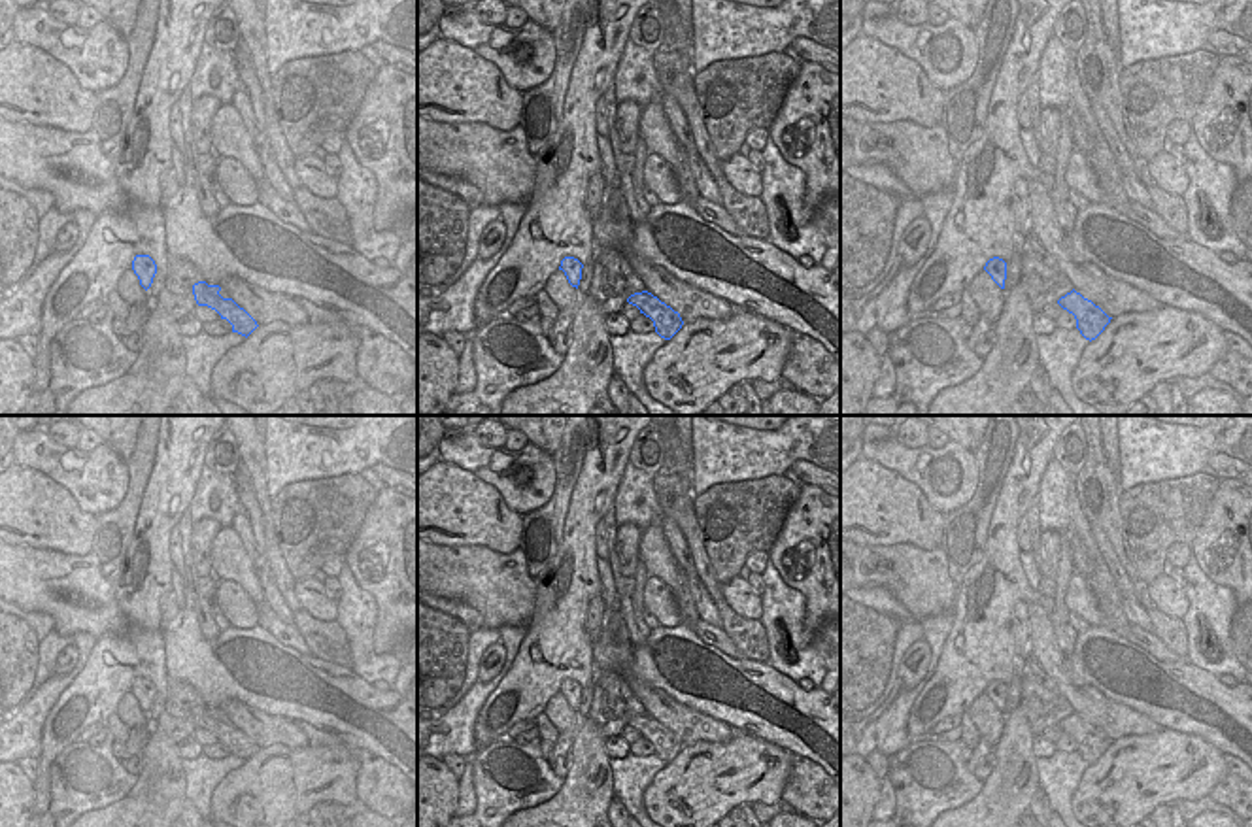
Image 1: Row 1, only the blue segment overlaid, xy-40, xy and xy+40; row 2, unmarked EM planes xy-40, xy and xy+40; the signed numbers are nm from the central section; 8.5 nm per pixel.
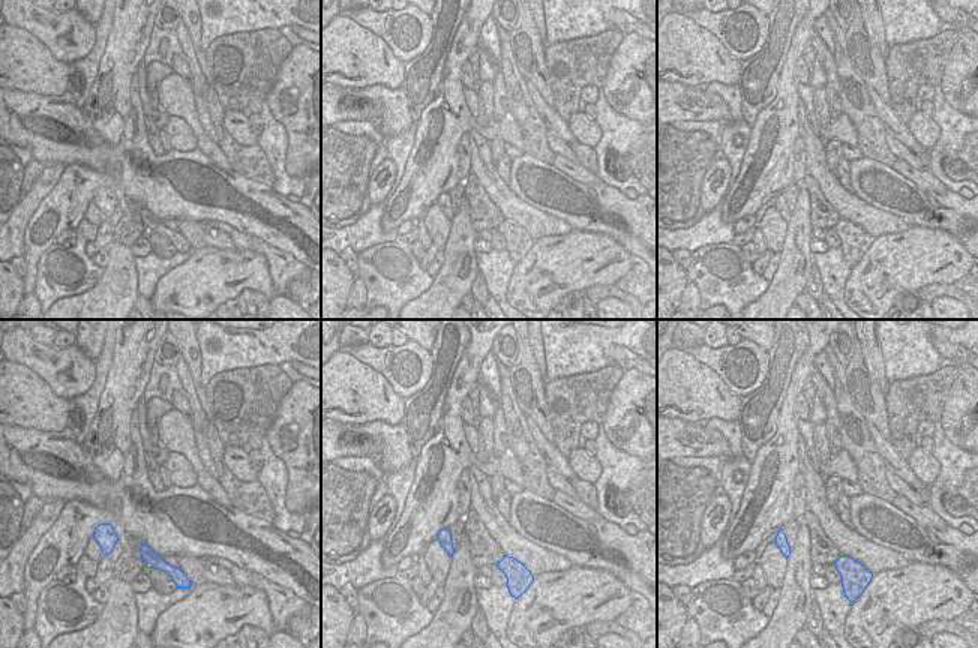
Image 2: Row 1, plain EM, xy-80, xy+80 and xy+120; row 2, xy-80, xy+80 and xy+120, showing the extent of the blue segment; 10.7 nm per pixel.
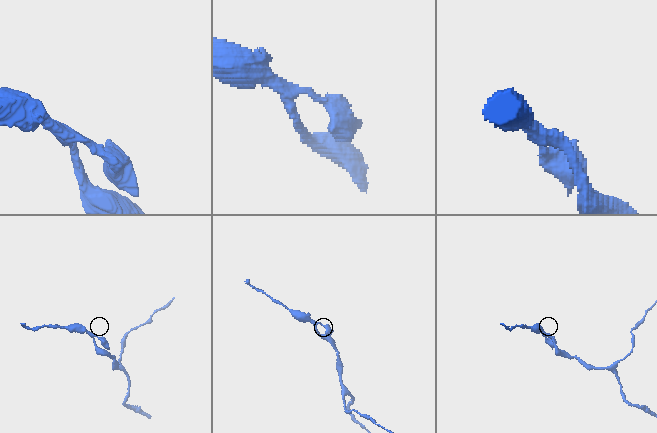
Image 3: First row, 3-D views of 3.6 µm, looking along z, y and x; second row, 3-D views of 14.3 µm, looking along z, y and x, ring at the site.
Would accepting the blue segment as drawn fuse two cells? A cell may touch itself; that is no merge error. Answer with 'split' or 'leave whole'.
leave whole

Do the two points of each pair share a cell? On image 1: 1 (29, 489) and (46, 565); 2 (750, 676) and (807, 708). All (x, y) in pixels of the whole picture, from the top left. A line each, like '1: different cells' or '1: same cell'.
1: different cells
2: same cell

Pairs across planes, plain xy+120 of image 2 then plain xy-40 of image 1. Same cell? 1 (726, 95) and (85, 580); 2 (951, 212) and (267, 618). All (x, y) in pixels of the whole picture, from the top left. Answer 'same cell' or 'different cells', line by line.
1: same cell
2: different cells

